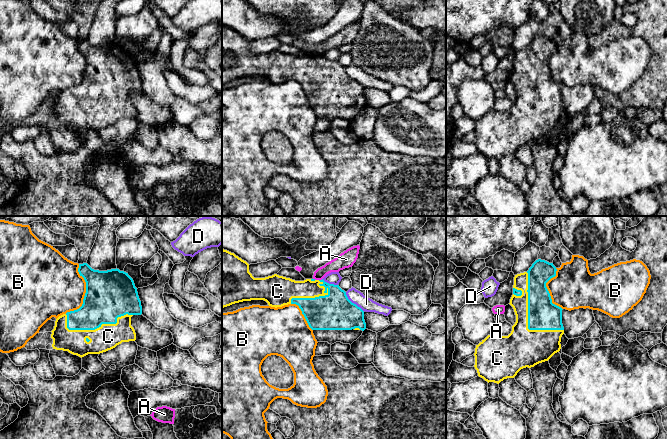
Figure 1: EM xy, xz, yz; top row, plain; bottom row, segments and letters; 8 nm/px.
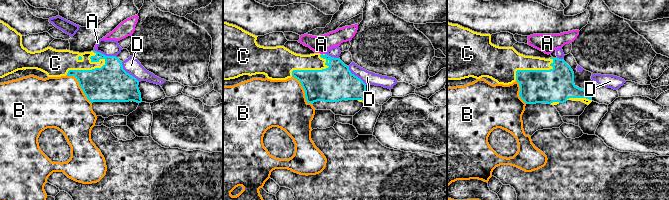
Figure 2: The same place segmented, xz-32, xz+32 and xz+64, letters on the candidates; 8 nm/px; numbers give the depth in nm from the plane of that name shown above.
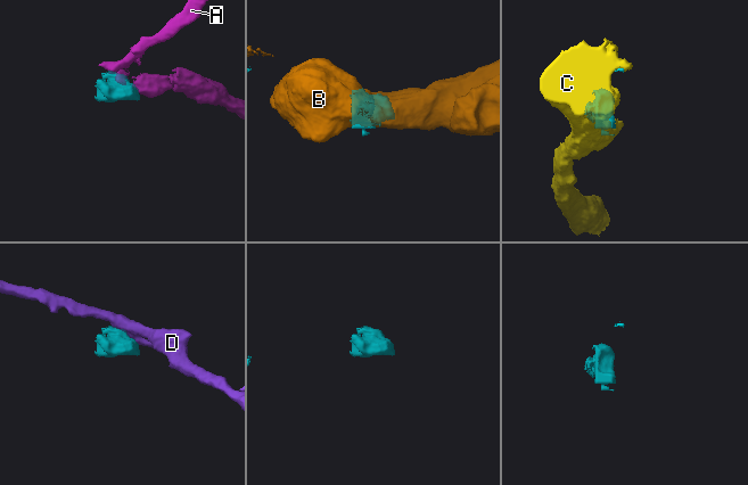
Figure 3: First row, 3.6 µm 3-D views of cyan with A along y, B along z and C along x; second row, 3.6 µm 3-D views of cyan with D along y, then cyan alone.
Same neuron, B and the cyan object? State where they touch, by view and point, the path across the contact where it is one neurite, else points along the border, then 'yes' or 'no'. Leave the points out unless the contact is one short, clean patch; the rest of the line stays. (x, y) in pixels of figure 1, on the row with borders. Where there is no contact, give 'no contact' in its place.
contact xy (85, 293); border xy (78, 264), (78, 273), (85, 282), (83, 303), (65, 313); no

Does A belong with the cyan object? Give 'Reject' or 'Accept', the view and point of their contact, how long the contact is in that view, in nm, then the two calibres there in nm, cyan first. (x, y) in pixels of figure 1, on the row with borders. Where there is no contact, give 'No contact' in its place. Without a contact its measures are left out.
Reject. Touches cyan at xz (320, 280). Shared border 40 nm. Thickness 260 nm (cyan) against 120 nm

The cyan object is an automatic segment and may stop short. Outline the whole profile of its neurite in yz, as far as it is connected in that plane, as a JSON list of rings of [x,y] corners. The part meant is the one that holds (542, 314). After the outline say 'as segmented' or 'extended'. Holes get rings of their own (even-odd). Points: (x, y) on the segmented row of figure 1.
[[[538,259],[527,272],[514,277],[513,295],[510,305],[513,307],[516,322],[508,336],[488,335],[475,348],[475,369],[485,381],[499,384],[507,378],[514,378],[523,368],[531,368],[548,361],[561,349],[561,337],[564,334],[562,308],[553,304],[546,283],[556,276],[553,263]]]; extended

